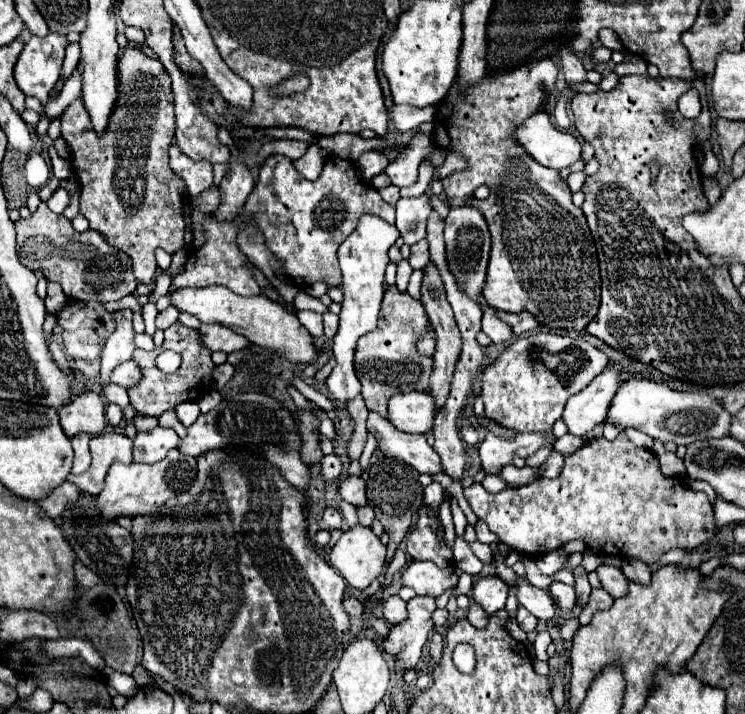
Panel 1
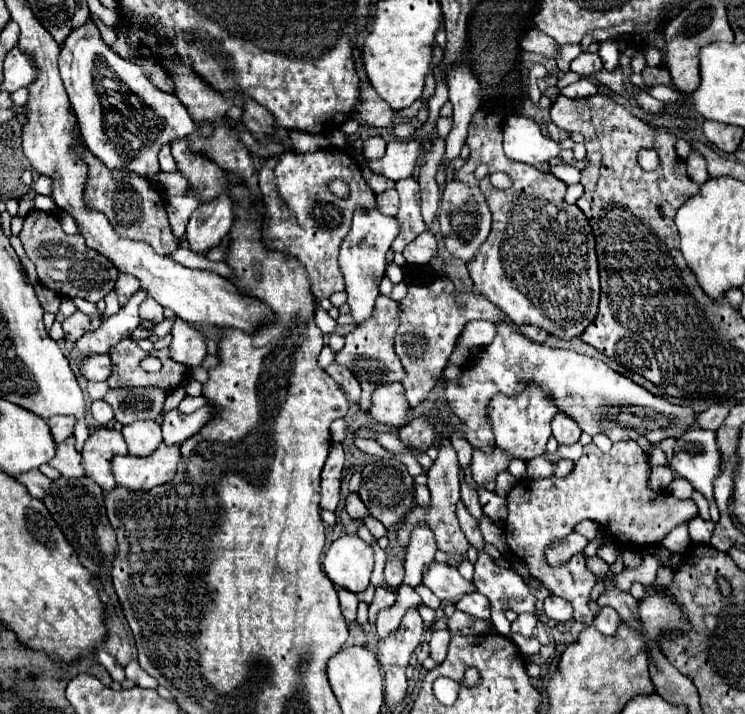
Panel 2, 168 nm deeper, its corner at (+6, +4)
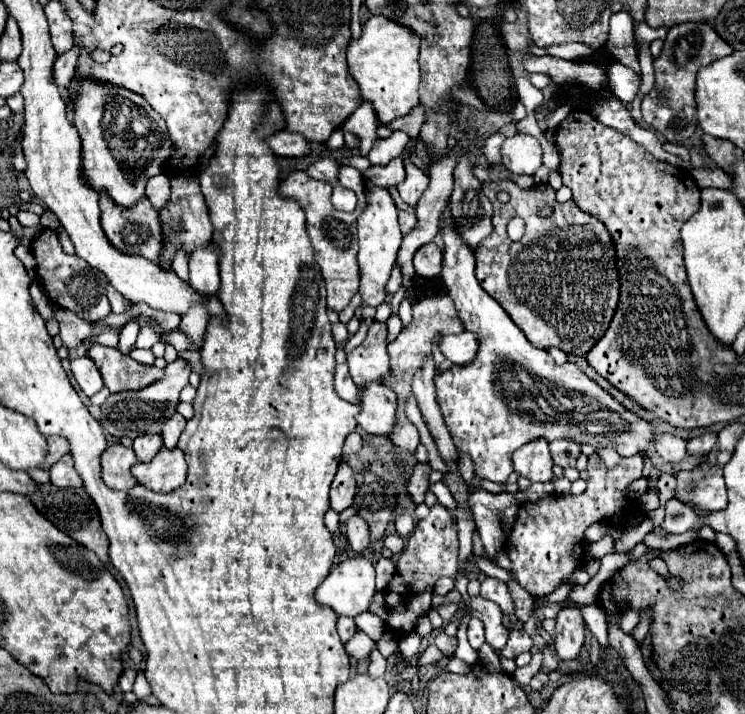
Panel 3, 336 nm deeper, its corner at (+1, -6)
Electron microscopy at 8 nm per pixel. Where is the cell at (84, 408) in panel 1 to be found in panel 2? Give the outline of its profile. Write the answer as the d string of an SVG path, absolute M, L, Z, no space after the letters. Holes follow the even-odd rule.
M53 416L51 420L47 420L47 424L49 424L49 428L51 428L53 440L59 444L59 442L63 442L67 436L73 434L75 418L73 418L73 416Z

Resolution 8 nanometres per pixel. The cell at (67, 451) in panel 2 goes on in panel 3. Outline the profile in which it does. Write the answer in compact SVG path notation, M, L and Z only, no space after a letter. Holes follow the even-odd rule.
M70 454L62 456L62 458L50 468L50 480L52 480L52 484L58 486L58 488L80 488L80 486L82 486L82 478L76 474L74 462L72 462L72 456L70 456Z

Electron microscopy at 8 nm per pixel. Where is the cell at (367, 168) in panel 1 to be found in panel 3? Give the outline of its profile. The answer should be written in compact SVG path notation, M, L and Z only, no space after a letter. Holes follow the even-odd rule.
M394 132L390 138L378 138L368 154L368 160L372 164L388 164L390 160L402 154L406 144L408 144L408 134L404 132Z

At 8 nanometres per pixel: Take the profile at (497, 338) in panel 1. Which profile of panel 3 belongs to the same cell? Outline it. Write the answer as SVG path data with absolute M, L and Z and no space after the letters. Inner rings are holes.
M460 332L440 340L440 352L454 364L464 366L476 358L480 348L480 338L474 332Z

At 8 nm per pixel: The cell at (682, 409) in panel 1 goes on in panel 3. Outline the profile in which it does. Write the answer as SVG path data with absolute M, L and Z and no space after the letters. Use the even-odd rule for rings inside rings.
M448 208L442 214L444 264L442 280L452 296L466 330L480 336L478 356L466 366L452 366L434 378L436 398L454 444L474 460L476 476L504 482L512 472L510 452L532 438L568 438L594 448L614 448L620 456L634 456L654 444L652 422L622 406L612 394L588 378L578 364L558 366L546 350L532 346L504 308L492 300L474 276L474 252L452 234Z

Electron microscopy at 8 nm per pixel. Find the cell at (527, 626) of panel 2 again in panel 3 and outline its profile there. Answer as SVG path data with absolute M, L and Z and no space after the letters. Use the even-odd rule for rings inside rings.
M504 620L504 626L510 630L510 638L508 638L508 642L506 642L504 650L502 650L502 656L506 656L506 658L516 658L516 656L520 656L522 652L528 652L528 650L532 648L532 638L530 638L526 632L514 630L510 620Z

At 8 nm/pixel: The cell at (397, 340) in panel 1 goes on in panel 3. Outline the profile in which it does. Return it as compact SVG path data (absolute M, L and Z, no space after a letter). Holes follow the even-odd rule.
M374 320L374 324L368 328L366 340L354 352L348 354L348 368L356 386L364 388L370 382L390 376L386 338L388 338L386 324Z

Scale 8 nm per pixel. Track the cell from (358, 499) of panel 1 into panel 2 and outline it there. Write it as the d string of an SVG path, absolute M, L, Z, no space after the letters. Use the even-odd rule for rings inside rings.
M349 494L347 502L345 502L345 510L353 520L363 520L363 516L369 516L369 510L365 508L365 504L361 502L359 494Z

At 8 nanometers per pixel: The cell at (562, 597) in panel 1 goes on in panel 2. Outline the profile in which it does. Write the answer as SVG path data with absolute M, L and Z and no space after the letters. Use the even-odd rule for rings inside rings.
M547 596L545 598L545 614L547 618L555 620L555 622L569 622L573 618L573 608L567 600L559 598L559 596Z

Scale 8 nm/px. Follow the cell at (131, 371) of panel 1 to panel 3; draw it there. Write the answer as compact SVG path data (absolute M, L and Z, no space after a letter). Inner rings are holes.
M84 356L84 358L76 358L72 360L72 374L78 382L78 386L82 388L82 392L86 396L94 396L96 392L100 392L104 388L104 380L100 370L96 368L96 364L92 362L92 358Z

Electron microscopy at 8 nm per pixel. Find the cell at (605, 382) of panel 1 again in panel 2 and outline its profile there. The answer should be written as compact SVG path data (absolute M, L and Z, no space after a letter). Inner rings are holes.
M557 412L555 418L551 420L551 428L553 428L553 438L563 444L563 446L569 446L569 444L575 444L581 436L581 430L579 426L575 424L573 418L565 416L563 412Z

